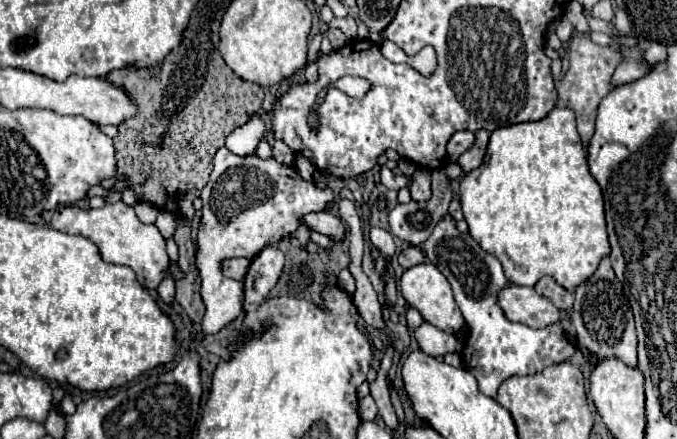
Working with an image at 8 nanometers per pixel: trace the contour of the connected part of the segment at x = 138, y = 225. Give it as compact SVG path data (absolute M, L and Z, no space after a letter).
M123 202L105 204L99 210L83 210L77 206L61 206L51 226L65 234L79 234L95 242L101 250L101 256L105 262L111 264L125 264L135 270L137 280L147 290L157 290L157 286L163 282L163 278L169 272L169 256L165 252L165 238L161 236L159 228L155 224L143 224L137 216L133 206L127 206Z

